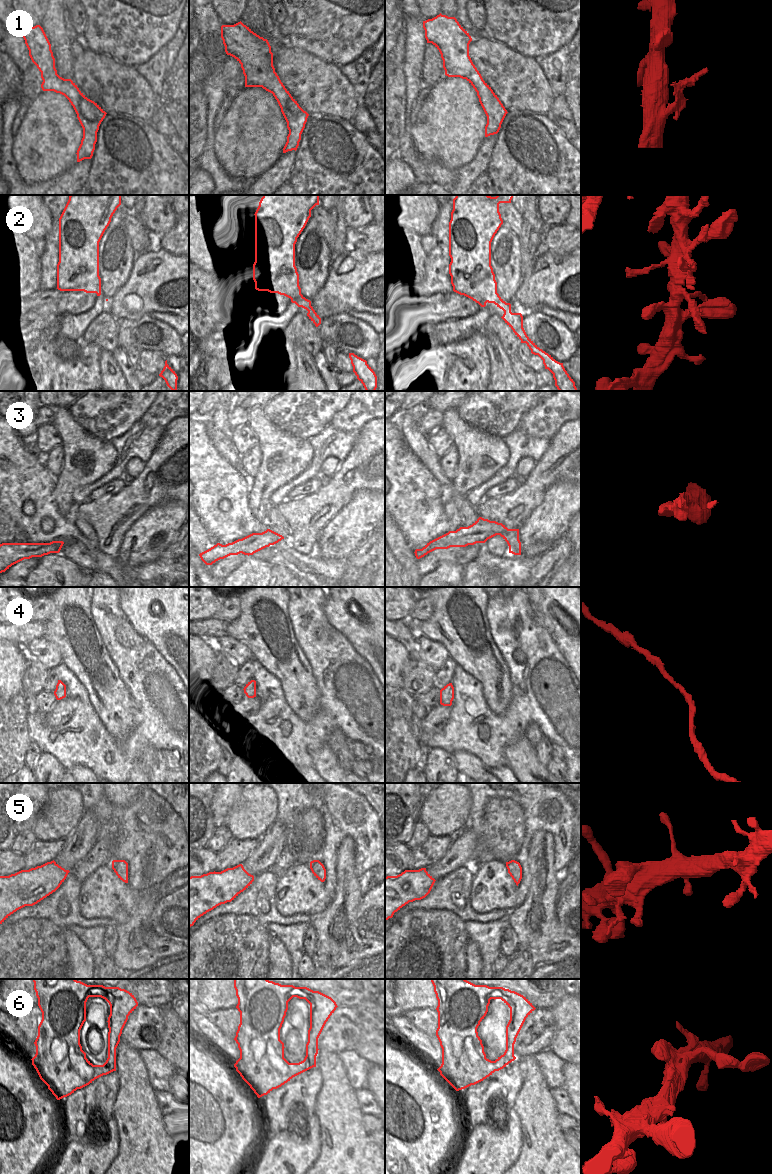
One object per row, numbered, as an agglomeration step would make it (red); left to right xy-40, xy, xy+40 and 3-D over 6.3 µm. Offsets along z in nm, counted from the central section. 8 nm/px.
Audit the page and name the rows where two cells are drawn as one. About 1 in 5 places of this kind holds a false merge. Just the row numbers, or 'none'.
2

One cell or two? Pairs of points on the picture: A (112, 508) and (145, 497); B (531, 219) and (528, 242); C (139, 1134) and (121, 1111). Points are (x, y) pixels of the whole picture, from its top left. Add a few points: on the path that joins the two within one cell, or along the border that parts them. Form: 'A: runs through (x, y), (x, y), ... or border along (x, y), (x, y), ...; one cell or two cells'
A: runs through (120, 508), (126, 507), (137, 497); one cell
B: runs through (531, 225), (531, 236); one cell
C: runs through (138, 1128), (127, 1117); one cell

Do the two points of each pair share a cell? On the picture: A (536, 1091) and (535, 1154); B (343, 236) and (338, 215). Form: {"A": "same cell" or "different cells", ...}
{"A": "same cell", "B": "same cell"}

